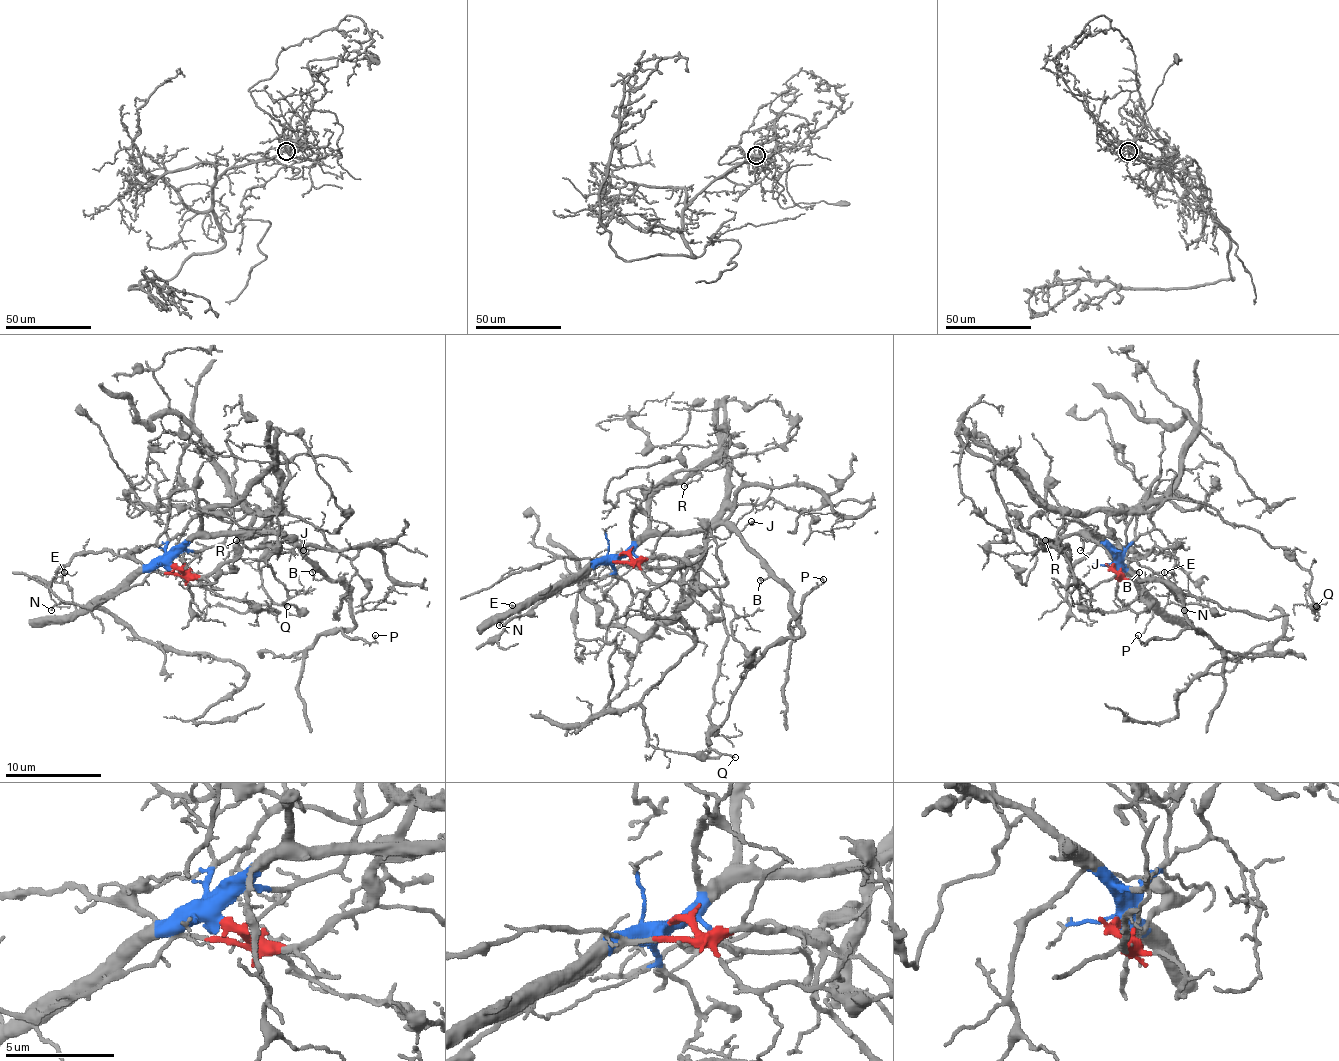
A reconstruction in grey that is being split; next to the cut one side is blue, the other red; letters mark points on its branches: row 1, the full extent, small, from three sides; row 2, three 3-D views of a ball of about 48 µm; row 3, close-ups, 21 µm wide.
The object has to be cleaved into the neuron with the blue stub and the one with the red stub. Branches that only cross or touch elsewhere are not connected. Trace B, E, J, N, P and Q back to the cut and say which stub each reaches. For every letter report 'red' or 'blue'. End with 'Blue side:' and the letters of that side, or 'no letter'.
B: blue
E: blue
J: blue
N: blue
P: blue
Q: red
Blue side: B, E, J, N, P

